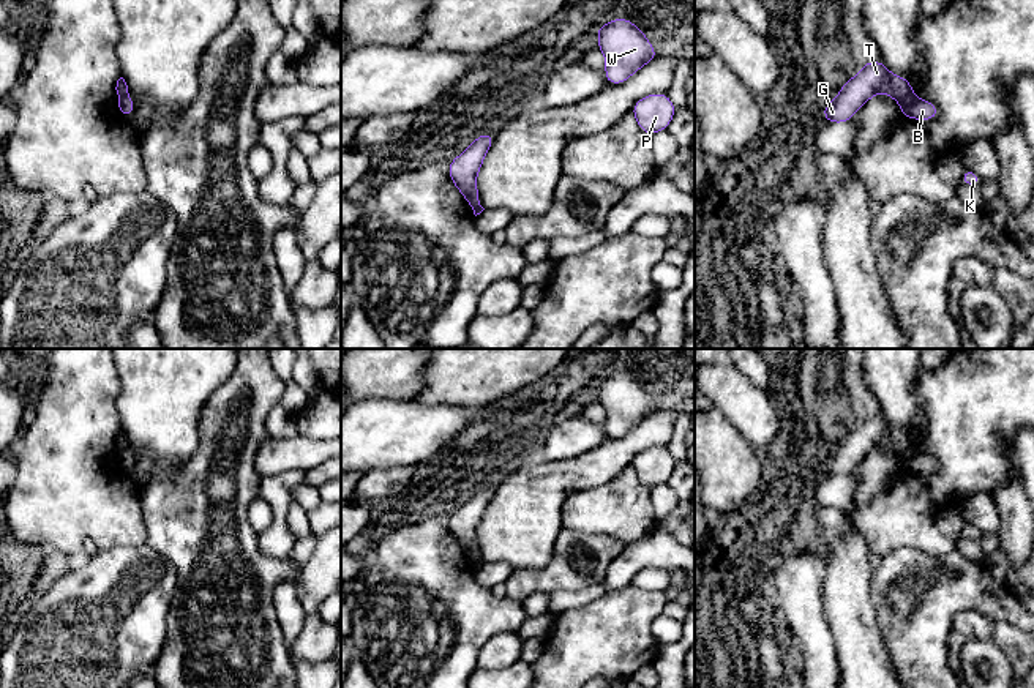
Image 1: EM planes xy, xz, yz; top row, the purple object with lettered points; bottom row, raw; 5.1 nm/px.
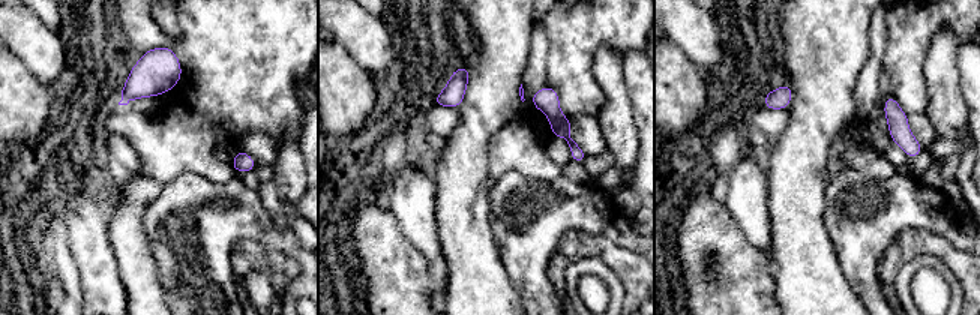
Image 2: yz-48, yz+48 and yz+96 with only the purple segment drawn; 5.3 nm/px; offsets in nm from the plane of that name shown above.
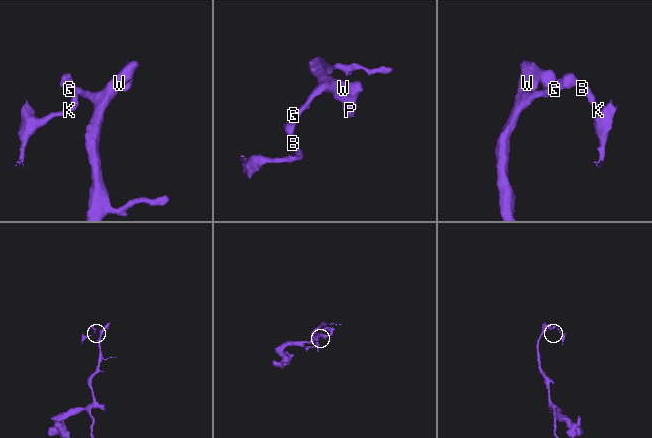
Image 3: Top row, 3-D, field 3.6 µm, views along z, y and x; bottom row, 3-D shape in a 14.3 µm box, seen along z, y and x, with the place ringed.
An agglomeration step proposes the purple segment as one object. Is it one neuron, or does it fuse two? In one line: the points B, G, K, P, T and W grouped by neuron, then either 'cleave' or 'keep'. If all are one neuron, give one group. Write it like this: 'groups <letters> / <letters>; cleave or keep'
groups B K / G P T W; cleave

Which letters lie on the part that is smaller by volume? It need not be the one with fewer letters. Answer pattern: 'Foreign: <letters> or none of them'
Foreign: B, K

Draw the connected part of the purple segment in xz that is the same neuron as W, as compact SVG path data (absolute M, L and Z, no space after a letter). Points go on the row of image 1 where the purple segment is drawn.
M617 17L606 25L598 25L598 46L606 57L605 77L608 84L619 85L639 68L660 55L644 32L625 17Z

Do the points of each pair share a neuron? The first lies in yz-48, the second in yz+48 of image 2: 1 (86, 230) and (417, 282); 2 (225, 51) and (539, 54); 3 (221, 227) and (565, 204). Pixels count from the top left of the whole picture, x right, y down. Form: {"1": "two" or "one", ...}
{"1": "two", "2": "two", "3": "one"}

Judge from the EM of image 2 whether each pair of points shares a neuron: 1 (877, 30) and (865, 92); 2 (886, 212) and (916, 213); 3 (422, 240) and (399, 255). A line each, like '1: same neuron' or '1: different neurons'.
1: same neuron
2: same neuron
3: different neurons

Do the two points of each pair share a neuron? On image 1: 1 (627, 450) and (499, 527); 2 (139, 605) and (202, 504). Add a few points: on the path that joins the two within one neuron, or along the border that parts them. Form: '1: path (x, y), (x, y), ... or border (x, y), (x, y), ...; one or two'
1: path (595, 467), (550, 482), (531, 501); one
2: border (146, 542), (174, 567), (176, 589), (172, 595); two

